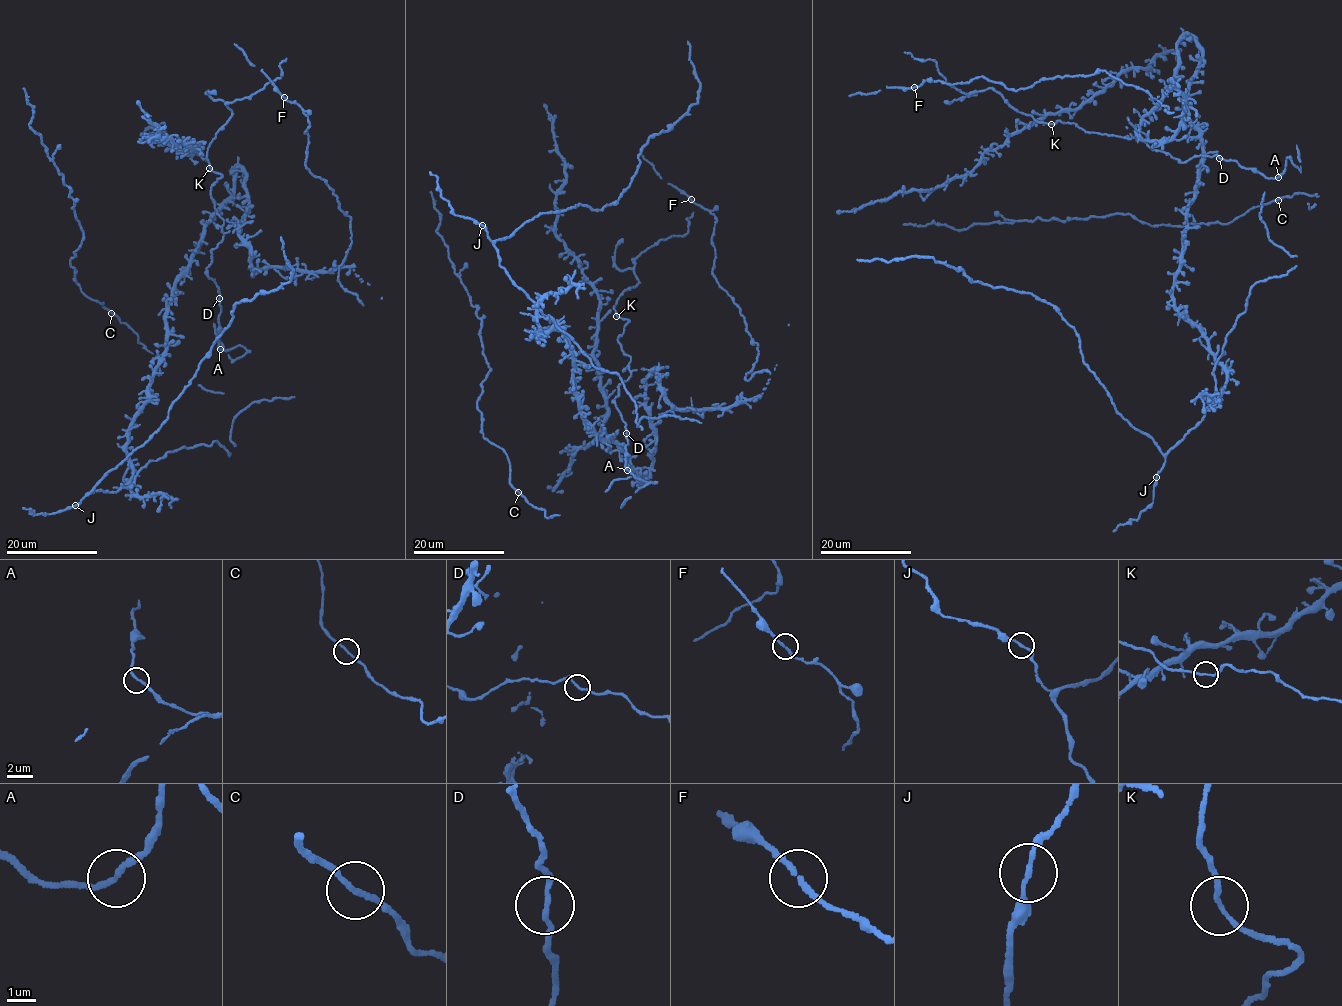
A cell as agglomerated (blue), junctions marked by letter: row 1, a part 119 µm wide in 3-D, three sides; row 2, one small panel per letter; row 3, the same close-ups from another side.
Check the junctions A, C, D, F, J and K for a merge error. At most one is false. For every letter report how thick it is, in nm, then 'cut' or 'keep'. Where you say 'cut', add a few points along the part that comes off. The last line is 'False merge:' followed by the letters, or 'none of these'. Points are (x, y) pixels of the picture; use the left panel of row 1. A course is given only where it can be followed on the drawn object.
A: 190 nm thick; keep
C: 170 nm thick; keep
D: 160 nm thick; keep
F: 180 nm thick; keep
J: 150 nm thick; keep
K: 140 nm thick; keep
False merge: none of these

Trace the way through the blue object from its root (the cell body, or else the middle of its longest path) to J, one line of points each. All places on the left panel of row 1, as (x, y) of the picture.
J: (242, 171), (166, 306), (165, 355), (129, 430), (131, 486), (75, 505)

